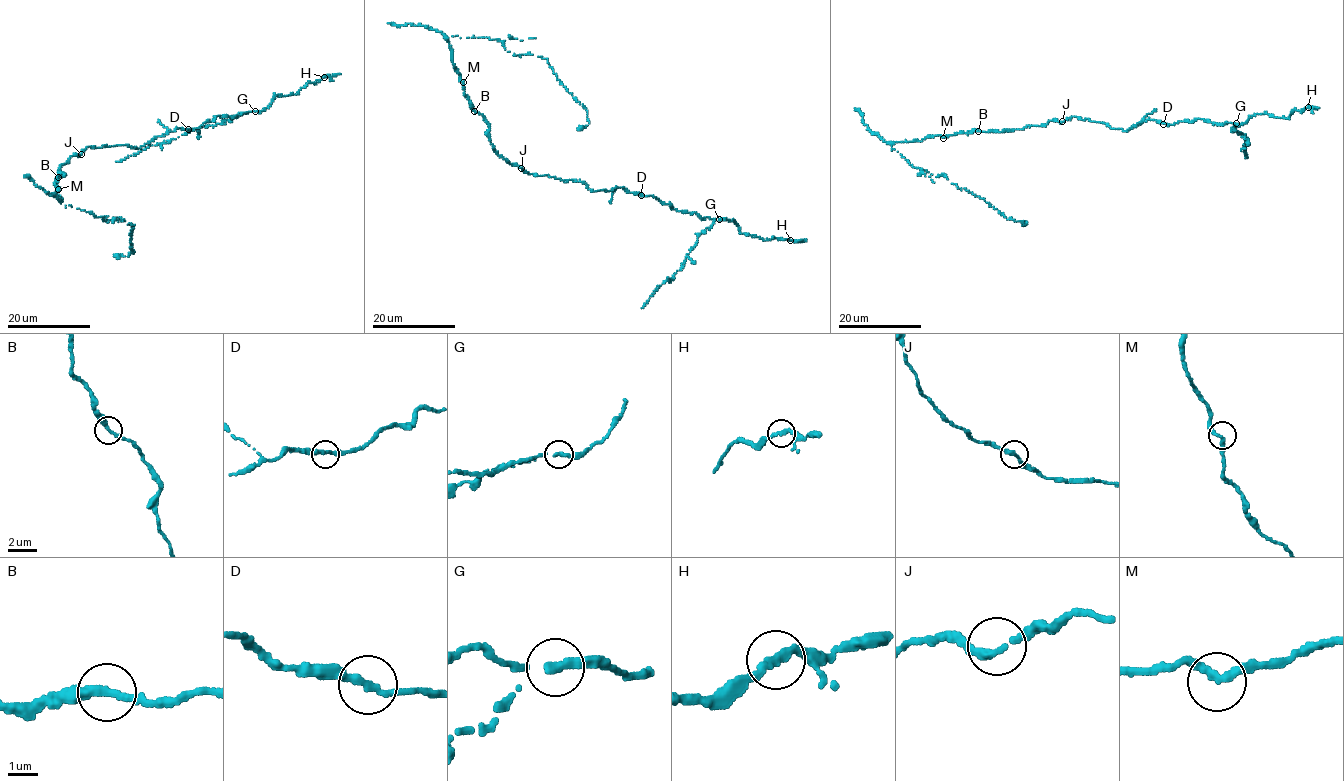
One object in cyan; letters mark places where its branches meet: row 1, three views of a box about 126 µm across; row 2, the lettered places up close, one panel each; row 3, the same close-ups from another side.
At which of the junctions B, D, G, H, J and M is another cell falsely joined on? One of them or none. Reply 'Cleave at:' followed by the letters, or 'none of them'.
Cleave at: G

